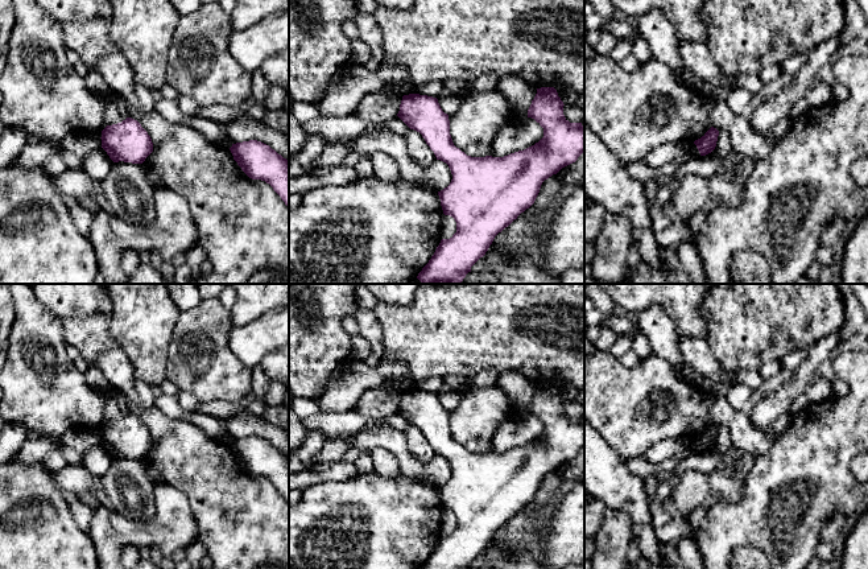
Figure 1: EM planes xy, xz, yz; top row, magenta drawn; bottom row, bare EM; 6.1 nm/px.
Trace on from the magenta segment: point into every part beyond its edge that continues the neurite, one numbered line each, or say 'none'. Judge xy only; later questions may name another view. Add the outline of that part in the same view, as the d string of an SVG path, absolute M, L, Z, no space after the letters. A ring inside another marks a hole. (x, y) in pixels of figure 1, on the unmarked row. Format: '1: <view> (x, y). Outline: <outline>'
none

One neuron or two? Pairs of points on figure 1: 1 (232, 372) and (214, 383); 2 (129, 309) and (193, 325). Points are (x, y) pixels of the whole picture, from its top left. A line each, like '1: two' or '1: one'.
1: one
2: two

